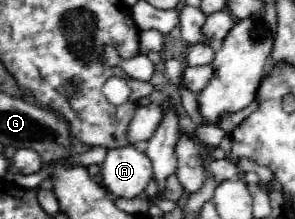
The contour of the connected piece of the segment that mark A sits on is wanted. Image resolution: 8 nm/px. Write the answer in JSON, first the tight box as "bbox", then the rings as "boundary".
{"bbox":[102,145,152,199],"boundary":[[[134,145],[108,151],[102,163],[102,183],[114,197],[132,199],[144,193],[152,179],[150,159]]]}

